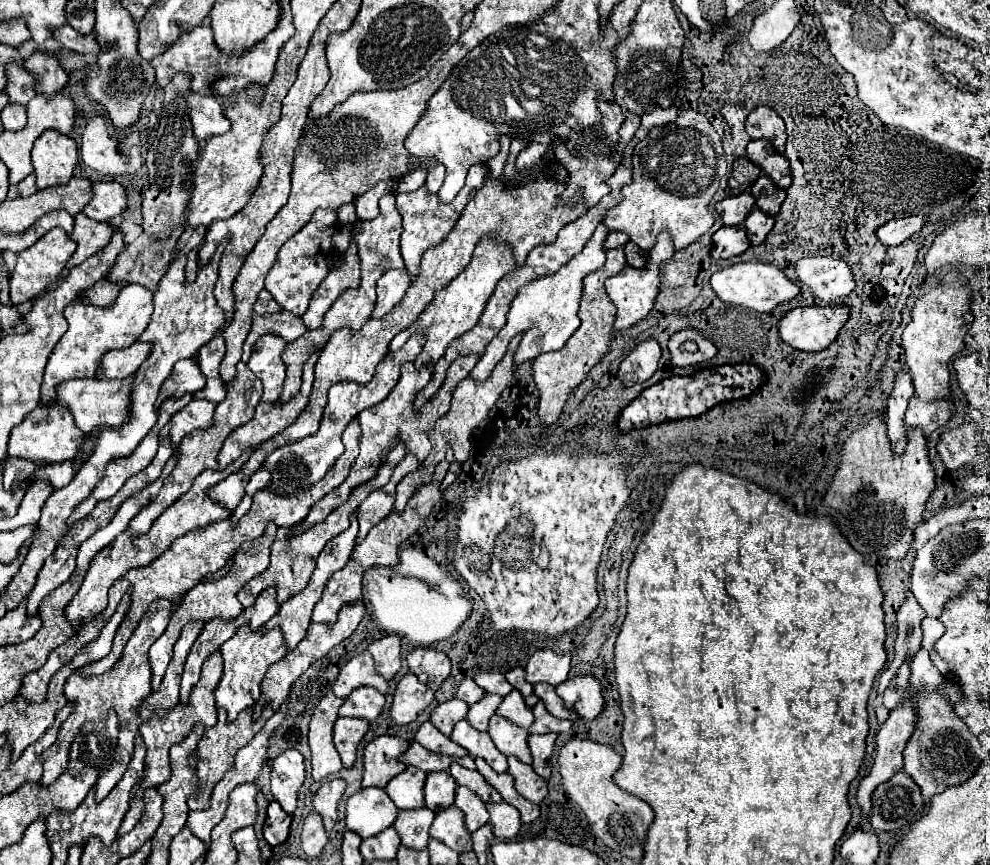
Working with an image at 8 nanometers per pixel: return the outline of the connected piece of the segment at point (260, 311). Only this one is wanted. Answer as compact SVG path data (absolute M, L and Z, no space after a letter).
M263 289L255 301L255 307L253 307L253 313L257 315L265 315L265 313L275 313L279 311L279 305L277 301L271 297L271 293L267 289Z

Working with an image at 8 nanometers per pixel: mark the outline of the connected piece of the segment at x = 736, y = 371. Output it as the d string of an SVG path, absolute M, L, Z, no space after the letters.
M721 365L699 371L689 377L667 377L651 387L647 387L637 399L633 399L619 415L617 427L621 433L629 433L633 429L645 429L651 425L659 425L665 421L699 417L709 411L717 403L733 401L739 397L747 397L757 387L765 383L765 375L755 365Z

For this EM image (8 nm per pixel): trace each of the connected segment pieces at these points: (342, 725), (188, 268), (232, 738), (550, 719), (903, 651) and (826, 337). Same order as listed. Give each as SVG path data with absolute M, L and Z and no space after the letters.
M339 717L335 721L333 737L335 737L335 747L339 751L339 757L343 765L349 769L355 763L355 753L357 753L357 743L363 739L363 735L369 731L369 723L363 719L349 719L349 717Z
M201 241L201 245L197 245L195 247L195 251L191 251L191 255L189 255L189 259L187 259L187 265L185 265L185 283L191 283L193 279L195 279L195 275L197 275L197 255L199 255L199 249L205 245L205 241Z
M265 707L261 717L257 721L253 721L251 717L251 709L245 709L241 711L241 715L233 721L233 723L227 723L227 717L225 717L225 711L219 713L219 723L213 727L213 729L207 729L197 745L197 751L195 751L195 757L197 757L197 777L199 777L199 797L197 799L191 799L187 805L189 805L189 811L203 811L205 807L209 807L209 799L211 799L211 793L213 793L213 787L223 779L225 771L229 771L229 767L233 767L233 759L235 759L235 753L245 747L253 735L257 735L257 731L261 731L261 727L265 725L265 721L269 719L269 715L273 715L271 707Z
M537 703L533 707L533 715L535 715L535 721L529 727L529 733L551 733L551 731L565 733L573 725L573 721L569 721L569 719L557 719L557 717L549 715L549 711L545 711L545 703Z
M909 593L907 601L899 607L899 613L897 613L895 659L889 665L889 669L884 671L880 677L878 694L883 694L888 688L890 682L893 681L893 677L897 675L897 669L905 663L905 659L917 655L917 651L921 649L921 641L923 641L921 621L923 621L923 617L925 617L925 611L921 611L921 605Z
M797 307L779 319L781 341L799 351L823 351L849 317L849 309L839 307Z

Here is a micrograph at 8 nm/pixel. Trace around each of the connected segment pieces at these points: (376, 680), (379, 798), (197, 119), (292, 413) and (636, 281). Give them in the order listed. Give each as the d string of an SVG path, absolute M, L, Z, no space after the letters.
M365 651L361 655L357 655L355 659L351 659L339 673L337 681L333 683L333 693L341 699L345 699L353 689L357 687L375 687L381 693L389 691L389 683L383 675L377 675L377 669L373 667L373 657Z
M359 789L347 801L347 829L359 833L363 839L391 827L397 815L399 809L389 799L385 789Z
M191 93L187 97L187 103L189 103L189 117L193 123L193 133L199 141L205 141L213 135L223 135L225 131L229 131L231 123L229 119L225 119L223 107L213 95L203 97L203 95Z
M313 353L313 355L309 357L309 361L305 363L305 367L303 367L303 369L305 369L305 377L303 377L303 385L301 385L301 391L299 391L297 397L293 397L291 401L287 401L287 403L283 403L283 405L259 403L255 417L253 417L249 423L245 423L245 425L241 425L239 429L235 429L235 431L225 439L225 443L223 443L223 447L221 447L219 455L217 455L217 463L219 463L221 469L225 469L225 467L227 467L229 463L233 463L235 459L239 459L245 451L257 449L263 441L267 441L267 439L271 439L273 435L277 435L277 433L281 433L283 429L287 429L287 427L301 415L301 411L303 411L303 409L307 407L307 403L309 403L309 393L311 393L311 387L313 387L313 367L315 367L317 359L319 359L319 353Z
M663 231L659 233L657 237L657 245L651 249L649 253L649 265L645 269L635 269L635 267L625 267L623 271L619 271L617 275L609 277L605 281L605 289L607 289L607 295L611 299L611 303L617 307L617 319L615 319L615 329L621 331L621 329L629 329L631 325L635 325L637 321L641 321L643 317L647 317L647 313L653 309L653 303L655 303L655 297L659 293L659 263L665 261L665 259L671 259L675 253L673 249L673 241L671 237Z

